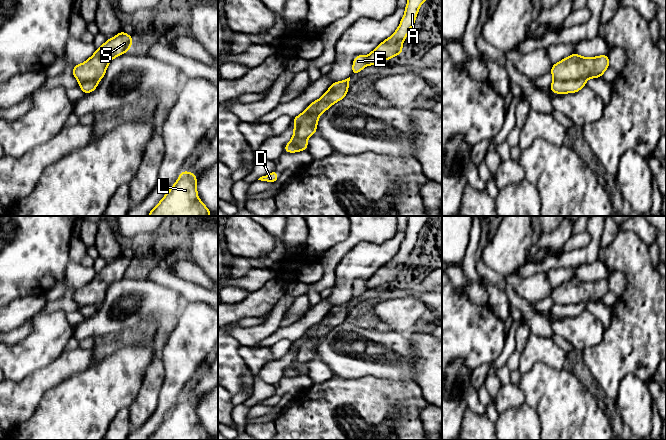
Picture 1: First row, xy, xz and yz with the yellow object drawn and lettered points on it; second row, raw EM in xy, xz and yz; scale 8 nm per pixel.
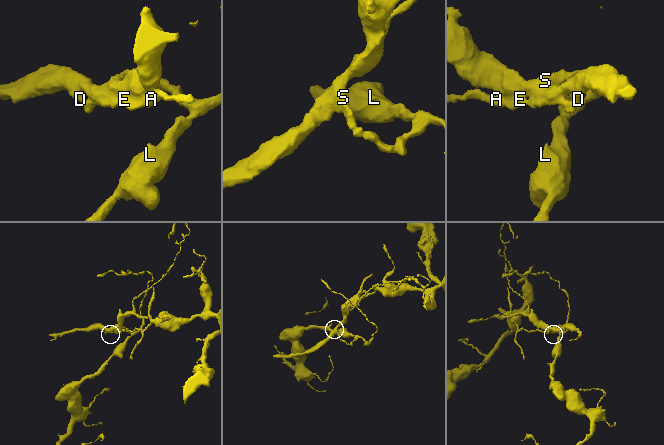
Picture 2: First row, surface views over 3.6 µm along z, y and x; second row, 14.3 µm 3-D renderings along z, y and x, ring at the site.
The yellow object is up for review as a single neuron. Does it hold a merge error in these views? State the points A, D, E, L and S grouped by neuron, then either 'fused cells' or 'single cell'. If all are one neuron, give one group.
A E L / D S | fused cells

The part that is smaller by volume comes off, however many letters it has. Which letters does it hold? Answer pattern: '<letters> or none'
D, S

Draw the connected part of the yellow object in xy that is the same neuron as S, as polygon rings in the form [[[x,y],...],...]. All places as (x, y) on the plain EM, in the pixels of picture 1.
[[[121,255],[105,267],[84,287],[75,289],[73,300],[79,307],[101,304],[110,285],[131,273],[133,261]]]

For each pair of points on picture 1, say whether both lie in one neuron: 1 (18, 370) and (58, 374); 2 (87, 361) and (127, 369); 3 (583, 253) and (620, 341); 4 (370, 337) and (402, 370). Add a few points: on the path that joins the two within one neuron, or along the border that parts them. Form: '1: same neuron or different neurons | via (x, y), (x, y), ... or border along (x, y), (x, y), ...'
1: different neurons | border along (54, 361), (34, 370), (19, 381), (11, 381)
2: different neurons | border along (95, 363), (85, 370), (73, 374)
3: different neurons | border along (600, 248), (598, 258)
4: same neuron | via (380, 340), (396, 356), (396, 360)

